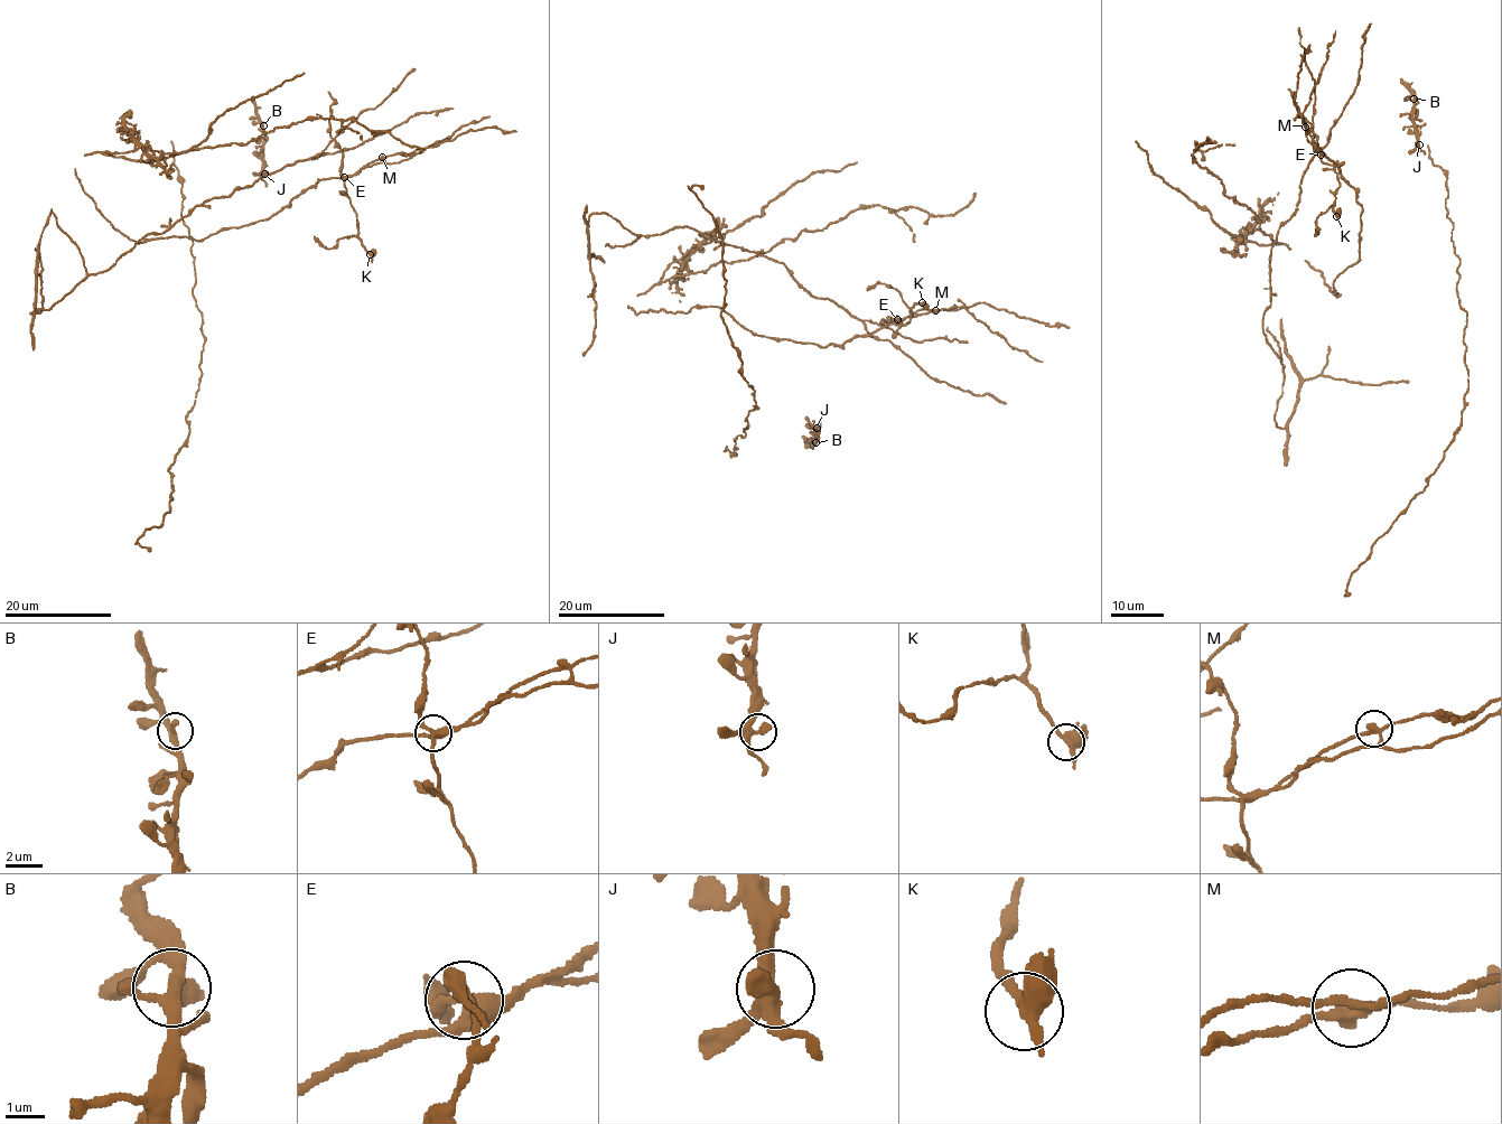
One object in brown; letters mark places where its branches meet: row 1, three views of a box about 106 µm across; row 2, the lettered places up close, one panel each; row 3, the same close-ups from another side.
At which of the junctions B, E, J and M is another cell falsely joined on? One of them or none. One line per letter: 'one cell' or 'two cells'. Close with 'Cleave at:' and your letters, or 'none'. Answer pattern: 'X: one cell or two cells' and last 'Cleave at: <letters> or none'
B: one cell
E: two cells
J: one cell
M: one cell
Cleave at: E

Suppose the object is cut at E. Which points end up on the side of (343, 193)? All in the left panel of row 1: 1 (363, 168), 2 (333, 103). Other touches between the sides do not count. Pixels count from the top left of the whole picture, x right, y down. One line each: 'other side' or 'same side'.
1: other side
2: same side

